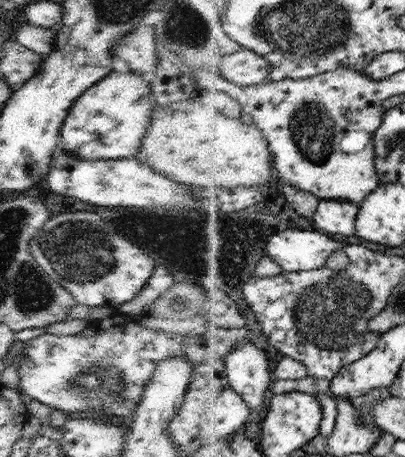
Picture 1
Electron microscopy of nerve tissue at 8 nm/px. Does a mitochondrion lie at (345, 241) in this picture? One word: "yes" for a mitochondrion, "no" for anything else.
no

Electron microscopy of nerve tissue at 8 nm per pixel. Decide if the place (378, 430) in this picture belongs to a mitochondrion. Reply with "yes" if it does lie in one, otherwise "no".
no

